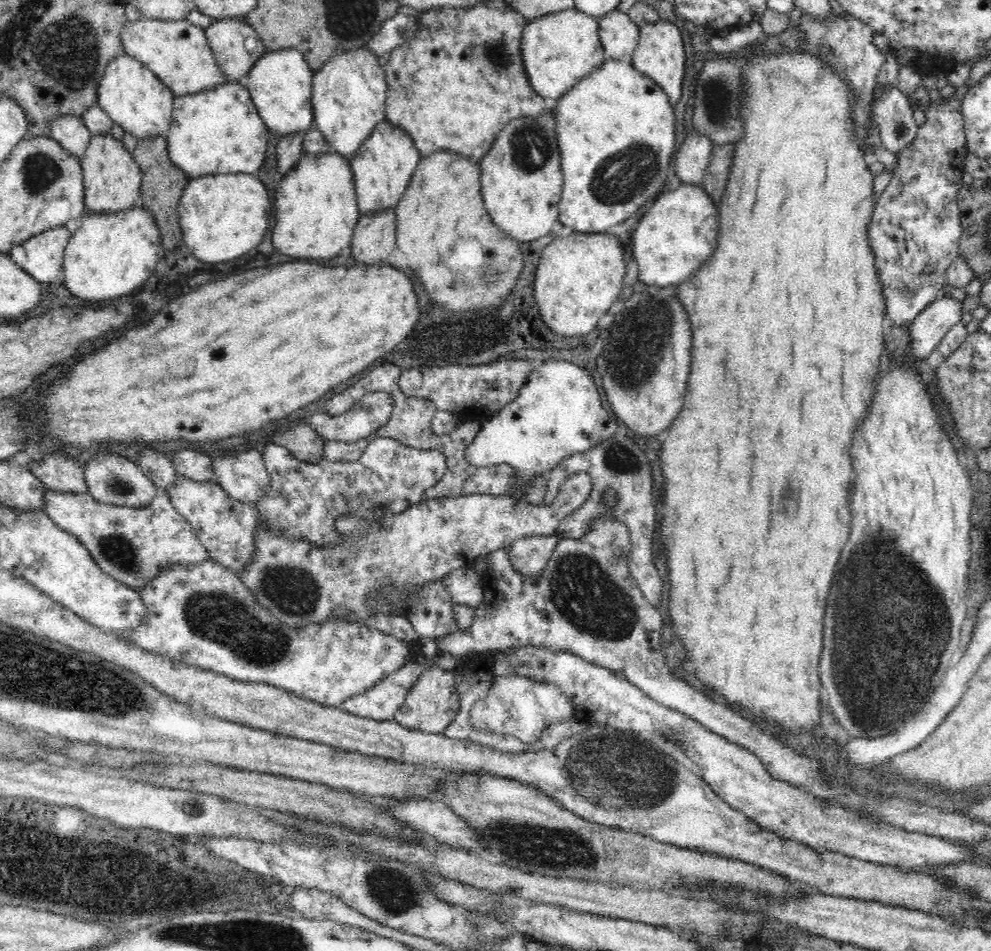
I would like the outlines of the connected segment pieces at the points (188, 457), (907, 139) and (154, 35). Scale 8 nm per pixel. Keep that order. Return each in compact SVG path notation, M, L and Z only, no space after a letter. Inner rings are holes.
M191 448L176 453L173 466L178 477L194 482L215 482L217 478L212 458Z
M897 87L889 89L878 100L873 100L872 118L880 127L881 144L892 152L900 153L910 146L918 126L912 119L912 107Z
M141 17L136 22L128 21L120 31L119 39L123 46L123 52L142 63L148 70L151 70L156 78L162 82L162 85L168 87L176 97L191 95L202 90L211 89L218 86L218 84L226 83L222 79L222 73L219 72L217 64L215 64L213 52L209 48L205 37L205 30L190 24L187 19L175 21Z

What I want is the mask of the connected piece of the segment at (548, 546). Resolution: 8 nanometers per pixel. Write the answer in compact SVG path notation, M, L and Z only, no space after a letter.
M558 533L520 538L508 548L509 559L518 575L536 583L546 569L558 542L562 536Z

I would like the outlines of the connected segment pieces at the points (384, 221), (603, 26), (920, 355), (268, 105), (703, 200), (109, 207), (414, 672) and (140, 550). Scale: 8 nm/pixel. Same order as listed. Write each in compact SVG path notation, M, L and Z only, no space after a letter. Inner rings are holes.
M395 209L360 215L351 238L351 256L367 265L387 263L396 248Z
M616 10L598 18L604 60L630 60L638 46L639 28L627 14Z
M944 296L929 304L911 323L907 334L910 338L910 356L914 362L922 362L940 344L948 329L960 323L961 304Z
M292 49L266 52L255 62L244 86L269 132L281 138L313 128L311 98L314 73L308 68L303 54Z
M675 184L655 200L630 233L629 246L638 266L637 280L647 286L668 287L680 284L689 277L714 250L719 230L718 209L714 208L701 185Z
M110 132L93 136L79 161L83 176L84 215L112 216L126 212L140 203L141 170L131 153L126 152L121 141L113 139Z
M427 657L406 663L384 680L365 688L360 694L350 695L339 707L347 714L359 718L391 721L396 709L405 701L406 693L422 674L426 665Z
M47 490L45 513L64 532L86 547L94 563L114 580L142 594L144 588L173 567L196 567L209 560L209 552L198 540L191 524L173 506L168 491L158 491L154 501L145 507L110 506L96 502L90 494L62 495Z

